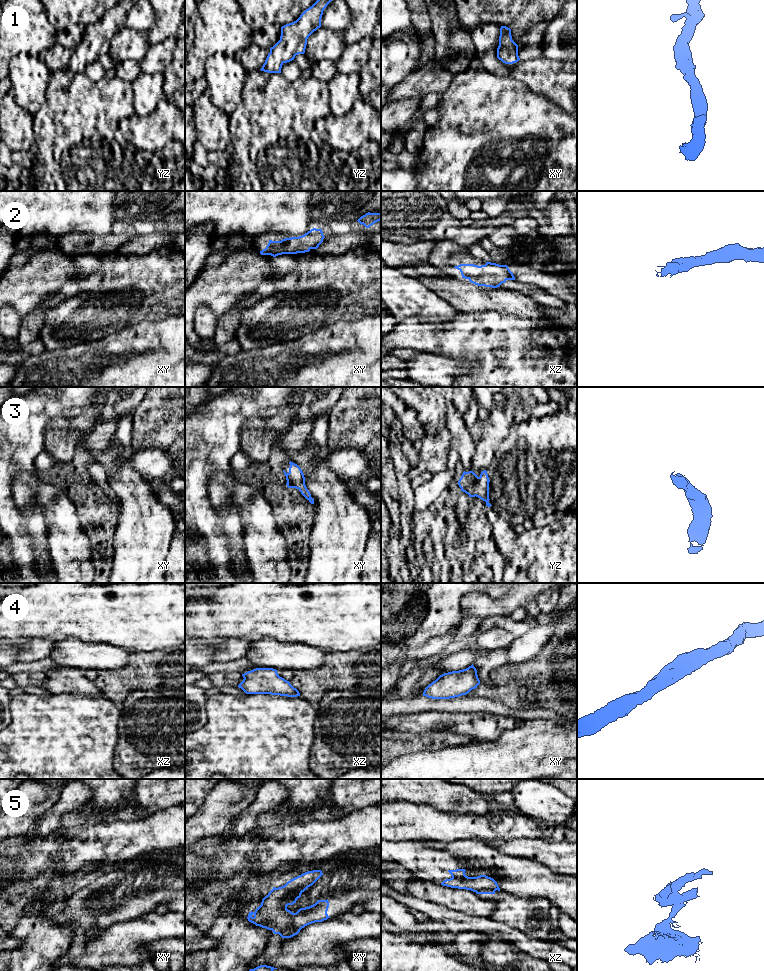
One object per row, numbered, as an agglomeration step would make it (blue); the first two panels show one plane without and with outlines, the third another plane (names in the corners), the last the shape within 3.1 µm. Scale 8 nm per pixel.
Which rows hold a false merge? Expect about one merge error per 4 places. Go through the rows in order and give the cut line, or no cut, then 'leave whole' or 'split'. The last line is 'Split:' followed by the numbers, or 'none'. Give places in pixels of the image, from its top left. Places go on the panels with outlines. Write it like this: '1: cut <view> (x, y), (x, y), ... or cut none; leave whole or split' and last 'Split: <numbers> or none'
1: cut none; leave whole
2: cut none; leave whole
3: cut none; leave whole
4: cut none; leave whole
5: cut xy (300, 928), (288, 927), (278, 933); split
Split: 5

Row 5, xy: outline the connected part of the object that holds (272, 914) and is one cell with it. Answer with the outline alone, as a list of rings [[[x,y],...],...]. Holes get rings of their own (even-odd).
[[[321,870],[308,871],[291,879],[284,886],[273,887],[262,899],[261,905],[254,912],[249,912],[248,921],[279,934],[290,927],[302,929],[309,924],[327,920],[330,918],[327,914],[328,899],[318,900],[309,907],[300,908],[296,913],[287,909],[288,905],[296,903],[301,894],[322,875]]]

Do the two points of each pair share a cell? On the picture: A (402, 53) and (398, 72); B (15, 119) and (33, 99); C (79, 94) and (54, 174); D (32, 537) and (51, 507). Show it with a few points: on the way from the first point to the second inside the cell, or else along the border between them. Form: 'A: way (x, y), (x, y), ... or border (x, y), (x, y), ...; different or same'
A: way (399, 58), (398, 67); same
B: border (10, 91), (13, 99), (33, 116); different
C: way (78, 114), (75, 140), (66, 149), (66, 154); same
D: border (20, 512), (29, 517), (39, 510), (47, 541); different

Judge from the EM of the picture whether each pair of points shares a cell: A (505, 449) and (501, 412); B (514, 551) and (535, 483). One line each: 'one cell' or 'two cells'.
A: two cells
B: two cells

